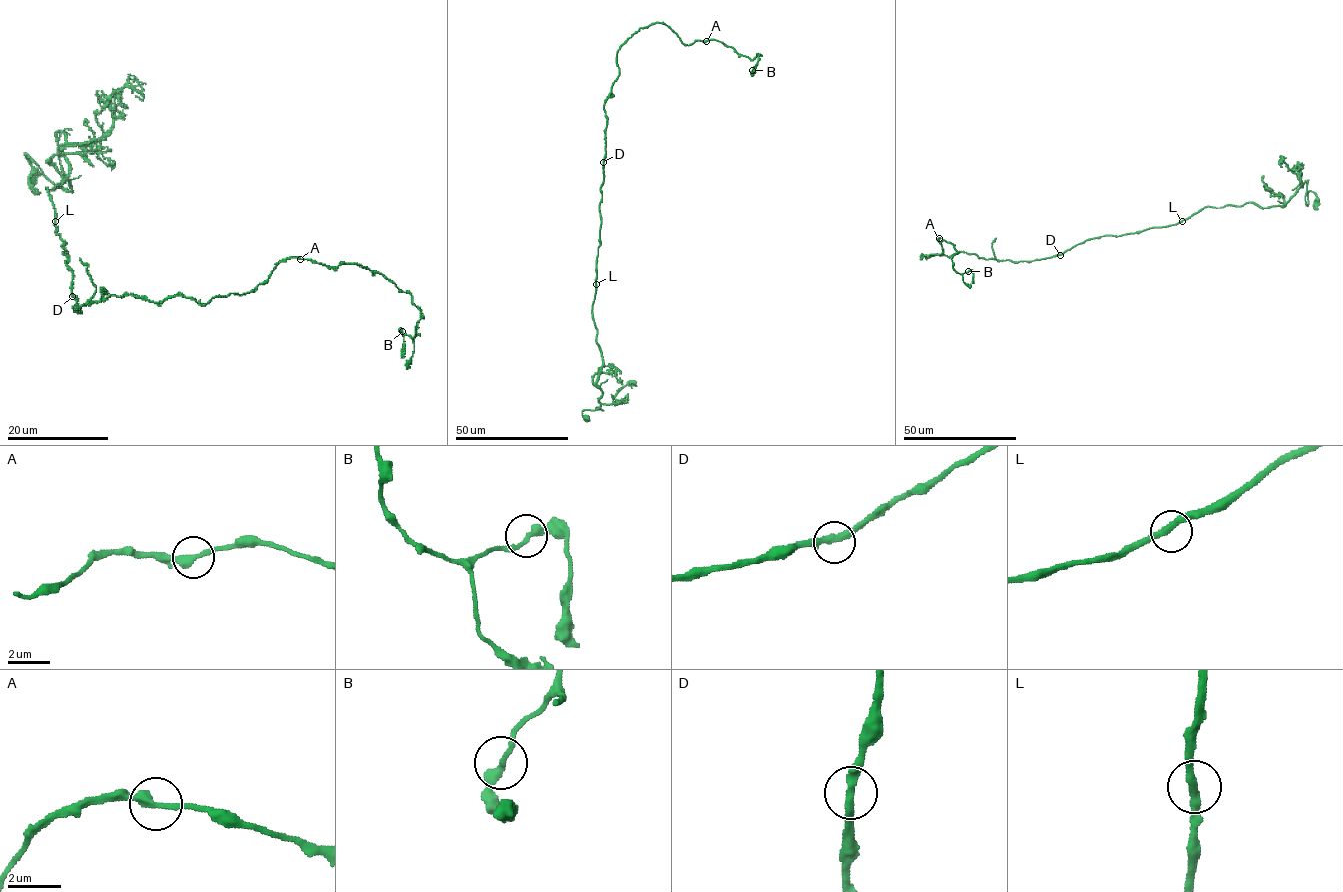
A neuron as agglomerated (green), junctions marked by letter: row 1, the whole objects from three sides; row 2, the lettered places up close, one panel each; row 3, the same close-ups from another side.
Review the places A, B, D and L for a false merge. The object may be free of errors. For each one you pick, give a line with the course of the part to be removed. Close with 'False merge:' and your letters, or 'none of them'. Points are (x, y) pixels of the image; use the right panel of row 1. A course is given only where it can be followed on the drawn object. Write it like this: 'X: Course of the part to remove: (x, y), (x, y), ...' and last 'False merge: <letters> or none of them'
False merge: none of them

